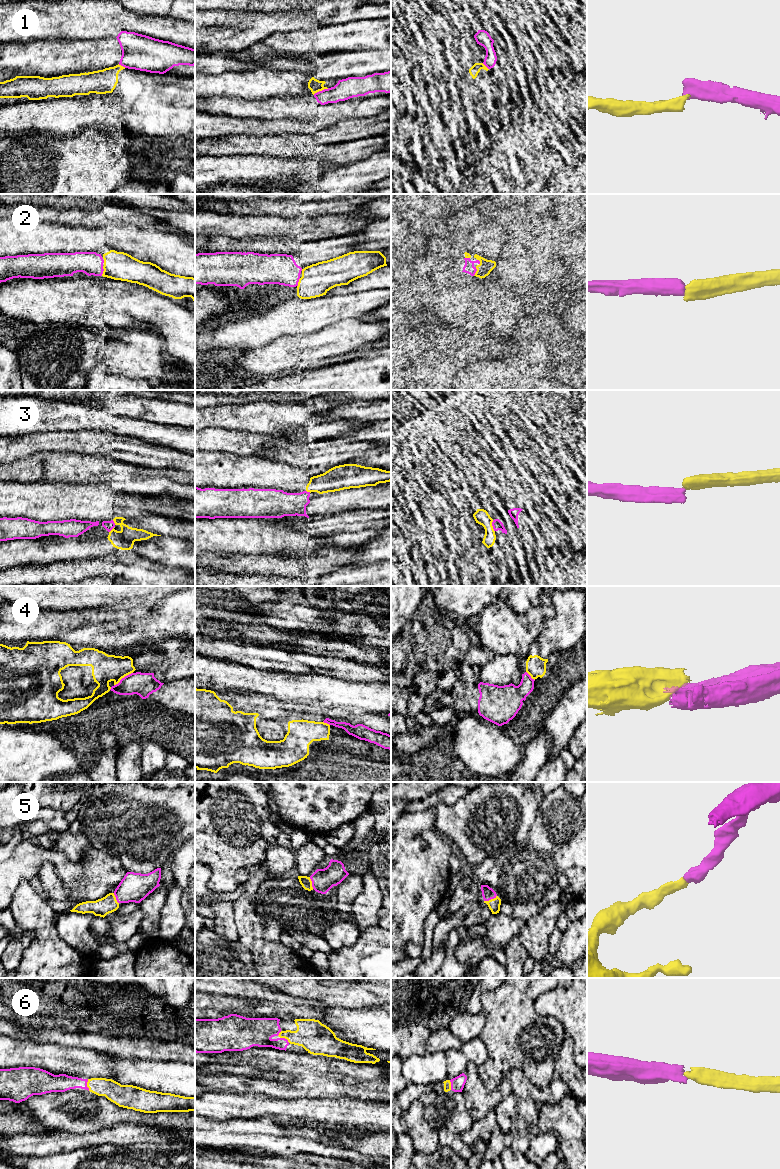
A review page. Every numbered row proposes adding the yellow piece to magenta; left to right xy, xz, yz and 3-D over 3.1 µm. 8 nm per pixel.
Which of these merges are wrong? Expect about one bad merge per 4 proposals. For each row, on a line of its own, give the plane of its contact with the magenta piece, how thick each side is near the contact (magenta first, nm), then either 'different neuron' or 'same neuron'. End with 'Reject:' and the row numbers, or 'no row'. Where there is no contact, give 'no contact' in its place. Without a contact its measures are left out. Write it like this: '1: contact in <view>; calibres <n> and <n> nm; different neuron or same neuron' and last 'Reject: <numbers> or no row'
1: contact in xz; calibres 160 and 100 nm; same neuron
2: contact in xy; calibres 190 and 220 nm; same neuron
3: contact in yz; calibres 80 and 120 nm; different neuron
4: contact in xy; calibres 190 and 220 nm; different neuron
5: contact in yz; calibres 100 and 100 nm; same neuron
6: contact in xy; calibres 140 and 160 nm; same neuron
Reject: 3, 4

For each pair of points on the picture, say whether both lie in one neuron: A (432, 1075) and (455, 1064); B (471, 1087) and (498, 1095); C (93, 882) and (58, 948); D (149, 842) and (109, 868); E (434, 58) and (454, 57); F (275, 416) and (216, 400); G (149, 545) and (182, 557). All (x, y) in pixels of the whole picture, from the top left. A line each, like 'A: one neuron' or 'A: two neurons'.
A: two neurons
B: one neuron
C: two neurons
D: two neurons
E: two neurons
F: two neurons
G: one neuron

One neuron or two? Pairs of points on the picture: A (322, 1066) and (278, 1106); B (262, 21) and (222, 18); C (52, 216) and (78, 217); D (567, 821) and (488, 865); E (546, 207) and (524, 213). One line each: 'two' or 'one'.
A: two
B: one
C: one
D: one
E: two

